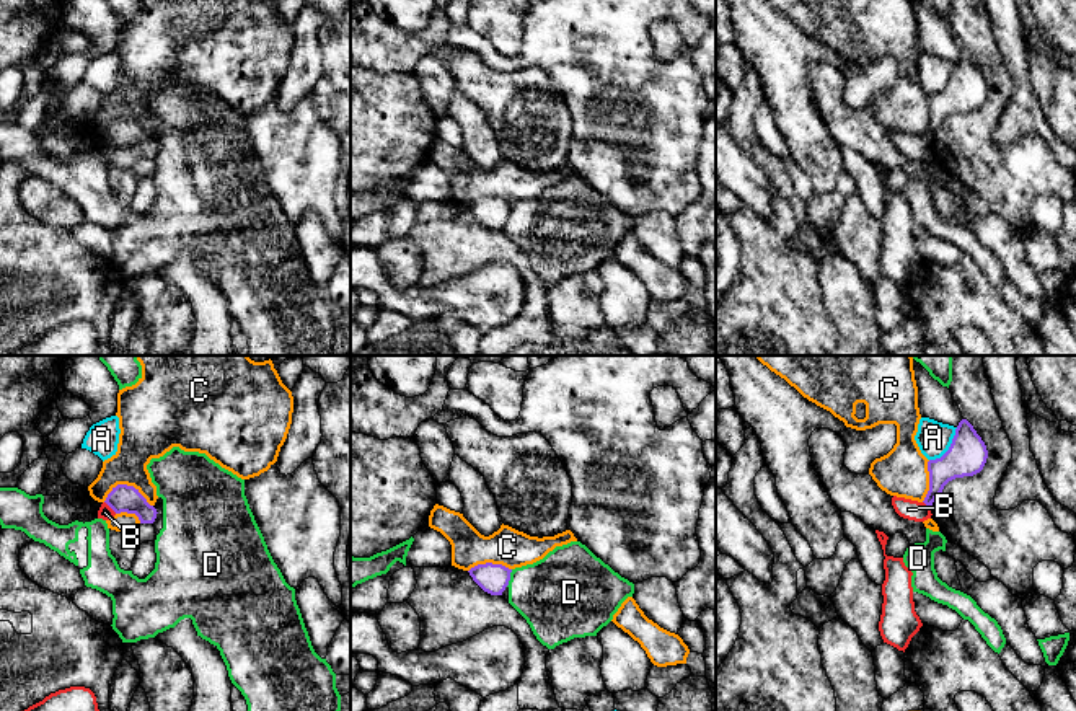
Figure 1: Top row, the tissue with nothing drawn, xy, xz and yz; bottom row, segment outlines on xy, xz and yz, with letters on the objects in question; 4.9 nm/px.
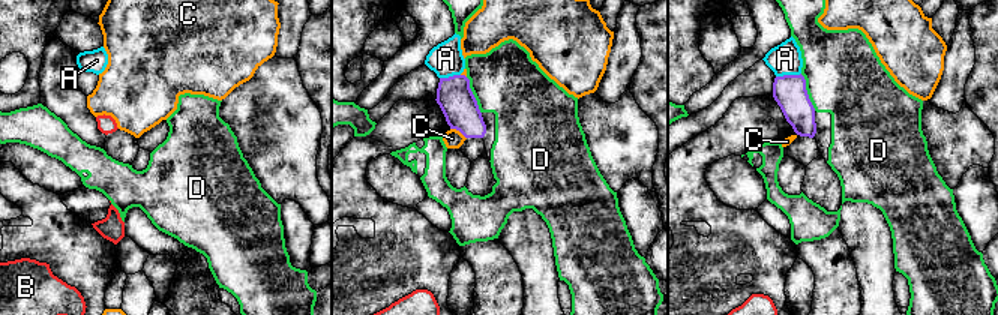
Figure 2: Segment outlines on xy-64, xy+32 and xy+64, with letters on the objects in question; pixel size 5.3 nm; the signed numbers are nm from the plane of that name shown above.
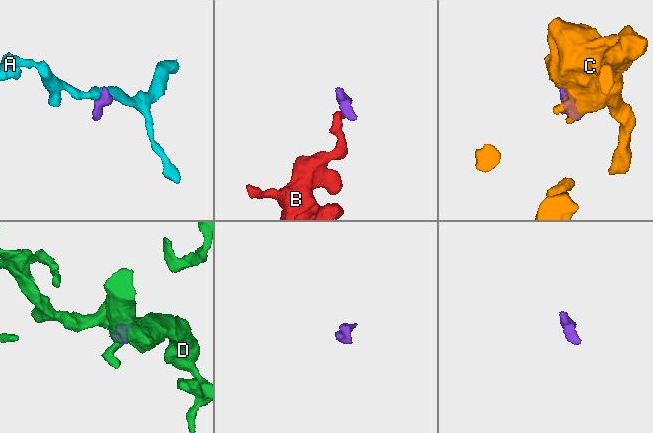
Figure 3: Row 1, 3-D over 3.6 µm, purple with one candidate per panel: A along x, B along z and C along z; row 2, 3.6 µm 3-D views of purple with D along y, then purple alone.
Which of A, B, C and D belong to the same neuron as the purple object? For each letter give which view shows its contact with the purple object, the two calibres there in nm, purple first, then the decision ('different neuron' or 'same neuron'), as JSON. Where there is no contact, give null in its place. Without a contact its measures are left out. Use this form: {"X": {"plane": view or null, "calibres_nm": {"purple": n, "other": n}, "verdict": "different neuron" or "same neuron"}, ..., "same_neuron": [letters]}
{"A": {"plane": "yz", "calibres_nm": {"purple": 190, "other": 170}, "verdict": "different neuron"}, "B": {"plane": "xy", "calibres_nm": {"purple": 140, "other": 70}, "verdict": "different neuron"}, "C": {"plane": "xy", "calibres_nm": {"purple": 140, "other": 220}, "verdict": "different neuron"}, "D": {"plane": "xz", "calibres_nm": {"purple": 140, "other": 380}, "verdict": "different neuron"}, "same_neuron": []}

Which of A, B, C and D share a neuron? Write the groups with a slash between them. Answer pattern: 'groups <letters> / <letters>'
groups A / B / C / D

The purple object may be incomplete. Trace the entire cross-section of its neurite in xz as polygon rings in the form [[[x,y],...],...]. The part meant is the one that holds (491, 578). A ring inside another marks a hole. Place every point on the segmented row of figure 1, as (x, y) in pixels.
[[[486,563],[471,567],[468,572],[484,592],[502,595],[509,585],[512,569],[502,564]]]

